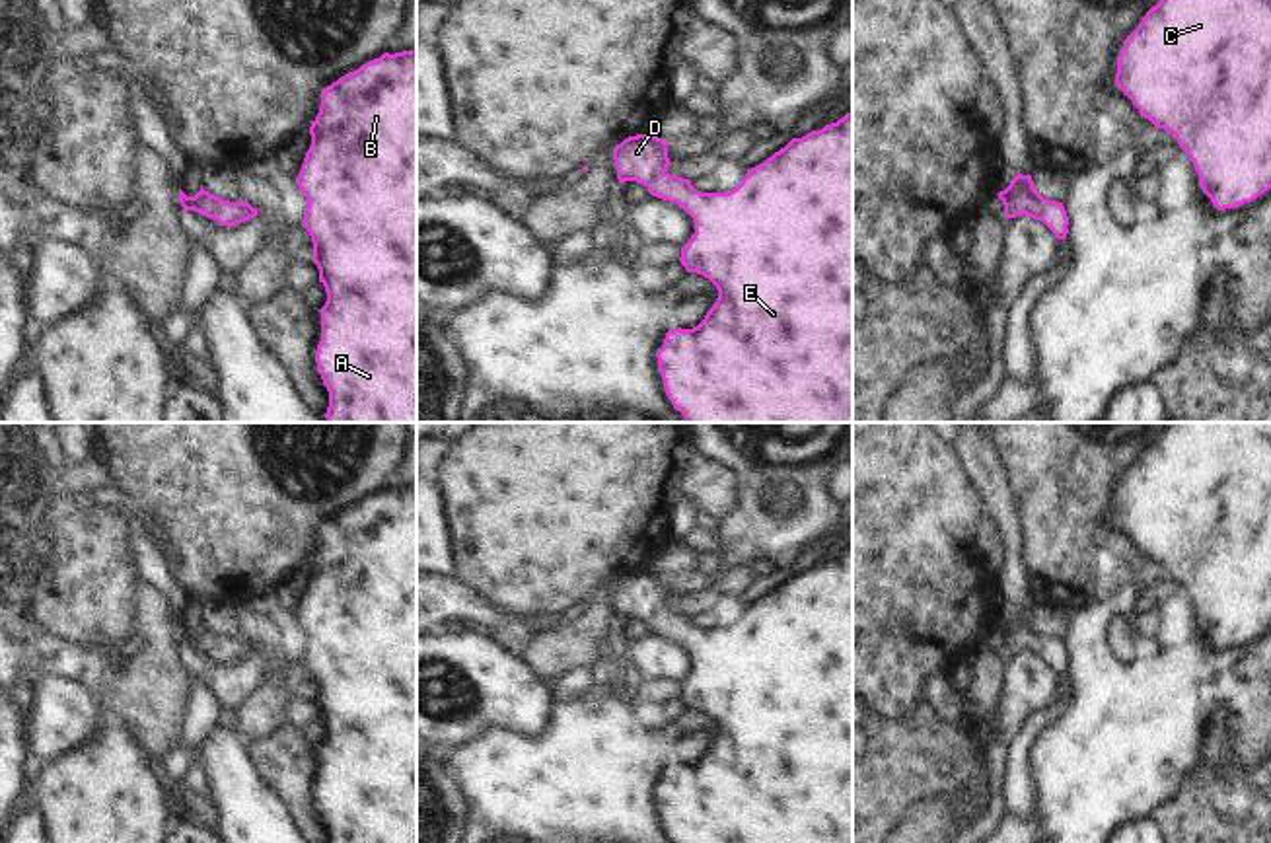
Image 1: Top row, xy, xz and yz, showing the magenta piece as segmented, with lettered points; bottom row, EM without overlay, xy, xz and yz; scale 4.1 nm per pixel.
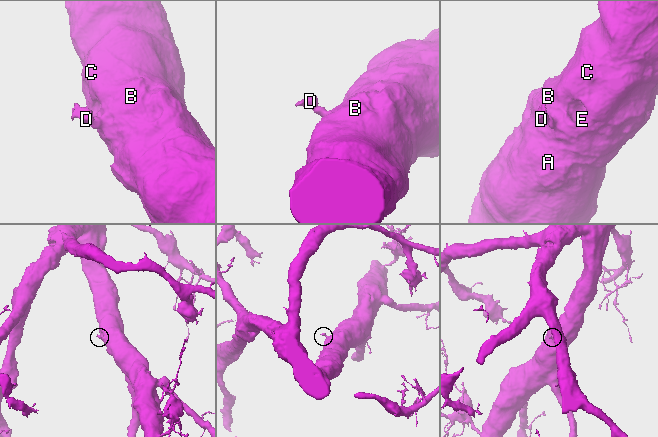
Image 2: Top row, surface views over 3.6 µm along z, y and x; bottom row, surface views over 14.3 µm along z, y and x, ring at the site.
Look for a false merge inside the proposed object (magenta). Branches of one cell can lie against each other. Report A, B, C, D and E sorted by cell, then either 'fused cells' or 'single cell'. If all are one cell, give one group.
A B C D E; single cell

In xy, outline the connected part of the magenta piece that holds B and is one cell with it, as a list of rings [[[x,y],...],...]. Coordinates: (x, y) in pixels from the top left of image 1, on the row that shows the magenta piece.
[[[417,49],[383,53],[345,74],[321,92],[321,107],[309,127],[311,146],[306,152],[296,183],[306,197],[302,226],[313,241],[313,263],[319,282],[325,286],[327,302],[321,312],[321,341],[315,350],[317,372],[329,391],[327,422],[417,422]]]

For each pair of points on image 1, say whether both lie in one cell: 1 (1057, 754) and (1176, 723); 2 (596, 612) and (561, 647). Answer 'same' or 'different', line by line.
1: same
2: same

